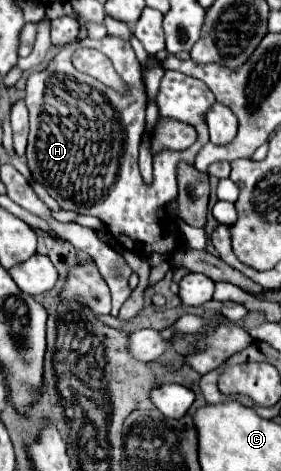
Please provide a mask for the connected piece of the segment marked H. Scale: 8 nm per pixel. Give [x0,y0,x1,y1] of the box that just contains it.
[26,35,216,259]

